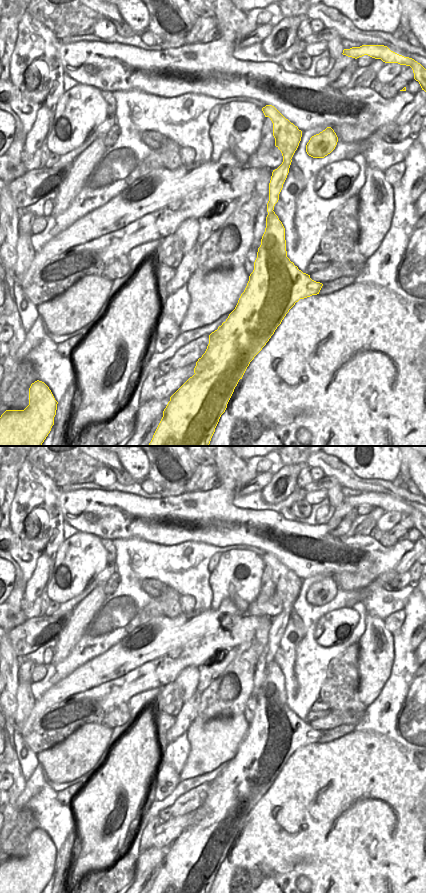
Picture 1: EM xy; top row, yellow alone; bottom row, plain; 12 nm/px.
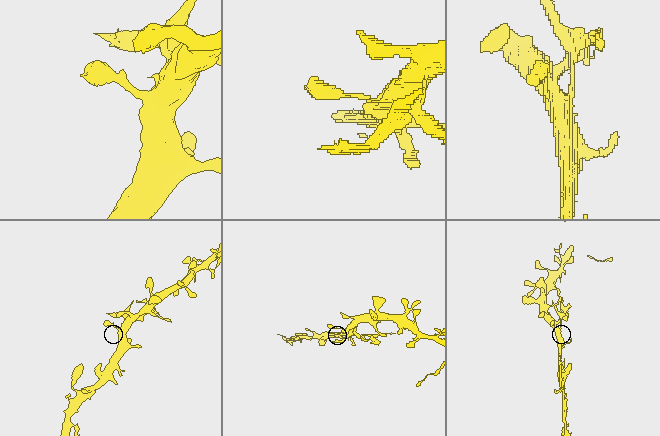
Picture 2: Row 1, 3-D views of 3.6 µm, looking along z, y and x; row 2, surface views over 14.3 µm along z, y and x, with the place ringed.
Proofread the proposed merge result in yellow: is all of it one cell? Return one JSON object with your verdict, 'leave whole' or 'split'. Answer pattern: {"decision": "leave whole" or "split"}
{"decision": "leave whole"}

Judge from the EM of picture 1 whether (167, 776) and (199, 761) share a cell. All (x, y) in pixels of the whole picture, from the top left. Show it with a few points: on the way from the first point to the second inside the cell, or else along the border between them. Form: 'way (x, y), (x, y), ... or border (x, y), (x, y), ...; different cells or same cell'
border (179, 774), (178, 785), (168, 795); different cells

